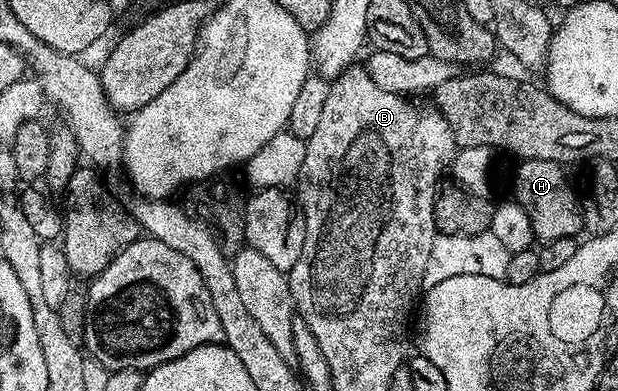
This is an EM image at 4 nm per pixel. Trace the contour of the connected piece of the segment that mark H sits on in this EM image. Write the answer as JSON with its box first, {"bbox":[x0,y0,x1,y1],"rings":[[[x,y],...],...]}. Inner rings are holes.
{"bbox":[513,159,584,243],"rings":[[[522,159],[514,169],[513,200],[527,213],[535,238],[545,243],[552,239],[578,237],[584,229],[584,205],[574,194],[561,164],[544,159]]]}

